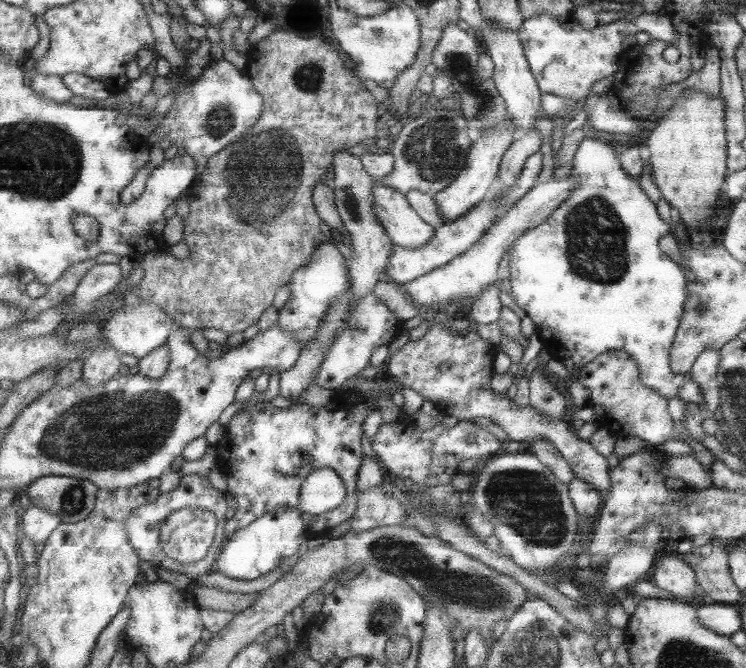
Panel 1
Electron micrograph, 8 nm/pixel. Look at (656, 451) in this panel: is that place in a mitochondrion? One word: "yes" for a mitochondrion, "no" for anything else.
no

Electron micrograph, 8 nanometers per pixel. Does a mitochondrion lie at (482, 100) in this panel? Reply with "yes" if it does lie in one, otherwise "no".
yes

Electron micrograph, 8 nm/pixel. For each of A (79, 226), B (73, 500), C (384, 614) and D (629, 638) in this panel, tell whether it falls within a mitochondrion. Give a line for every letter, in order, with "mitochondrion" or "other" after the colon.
A: other
B: mitochondrion
C: mitochondrion
D: other

